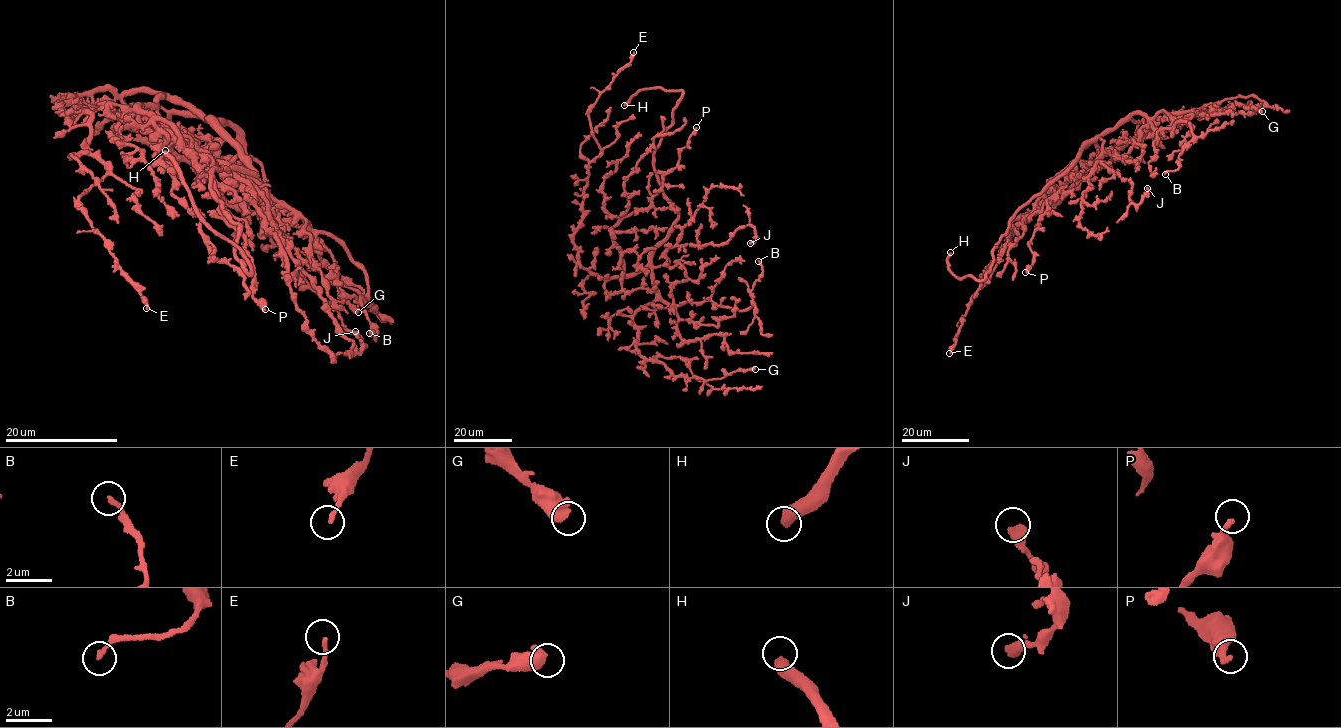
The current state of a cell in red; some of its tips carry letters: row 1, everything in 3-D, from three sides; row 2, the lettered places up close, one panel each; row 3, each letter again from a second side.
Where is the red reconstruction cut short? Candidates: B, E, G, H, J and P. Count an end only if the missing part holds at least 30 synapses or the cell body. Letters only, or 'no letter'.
H

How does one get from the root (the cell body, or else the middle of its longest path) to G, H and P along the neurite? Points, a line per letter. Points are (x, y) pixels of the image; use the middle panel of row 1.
G: (629, 277), (649, 267), (655, 289), (655, 299), (633, 317), (641, 356), (674, 375), (705, 380), (755, 369)
H: (629, 277), (647, 264), (677, 218), (653, 158), (682, 91), (643, 89), (624, 105)
P: (629, 277), (612, 229), (635, 209), (649, 206), (664, 174), (677, 165), (680, 151), (696, 127)

